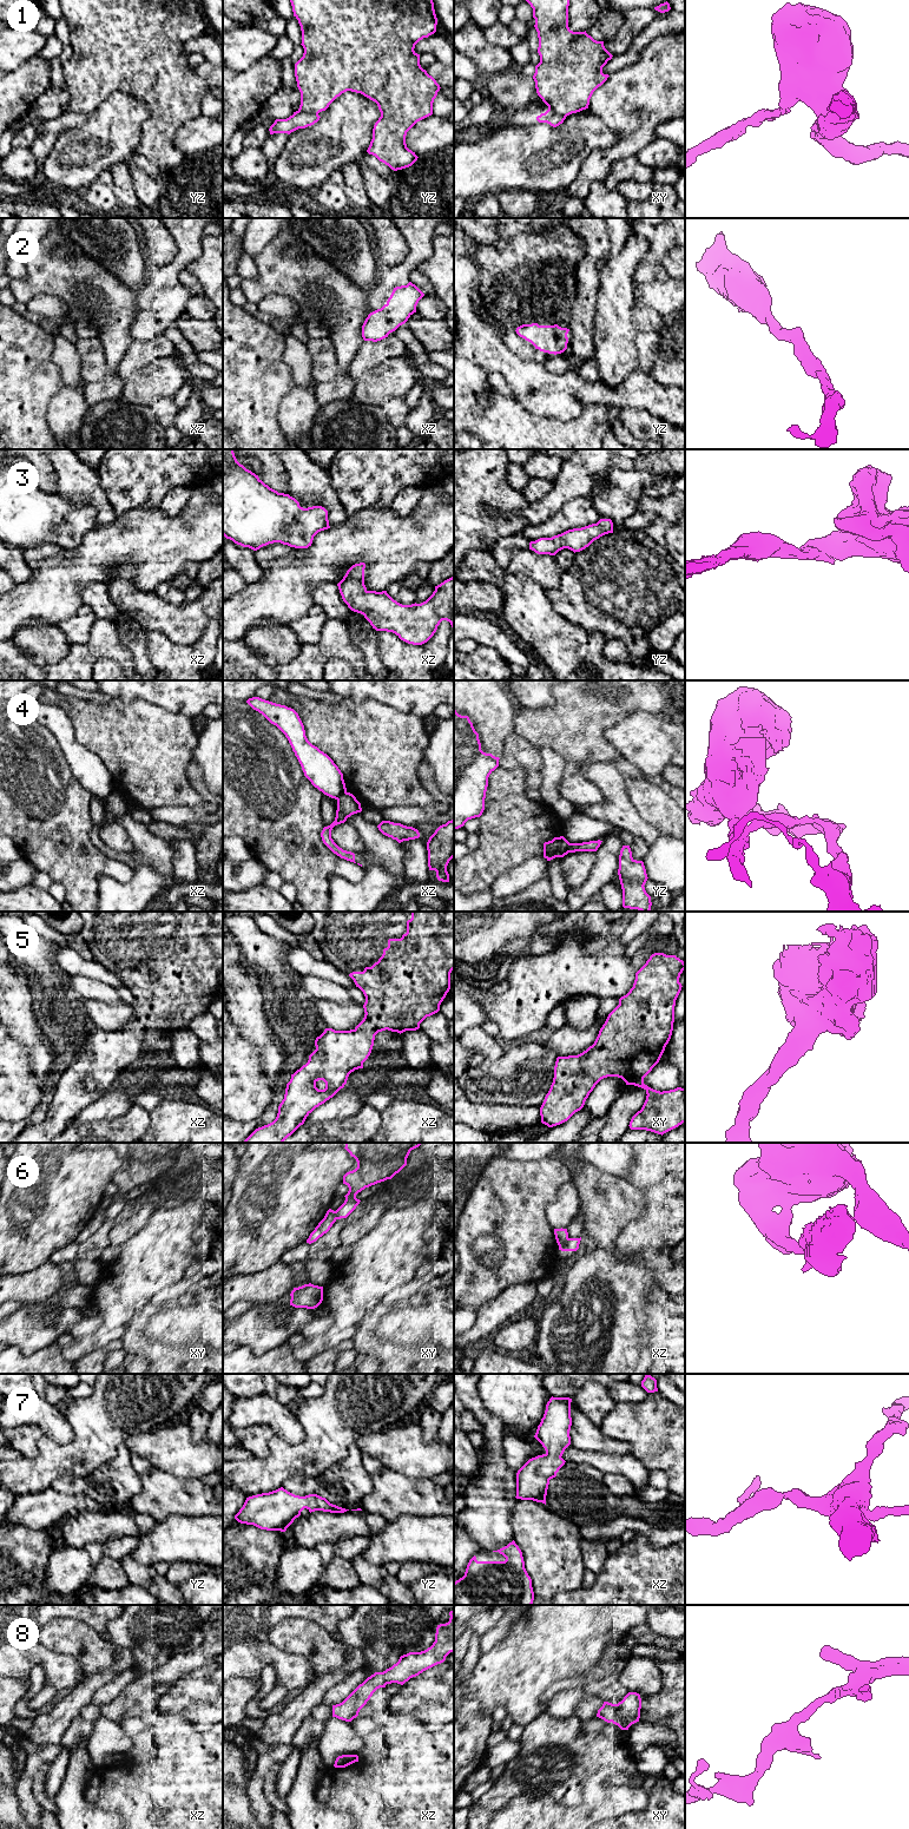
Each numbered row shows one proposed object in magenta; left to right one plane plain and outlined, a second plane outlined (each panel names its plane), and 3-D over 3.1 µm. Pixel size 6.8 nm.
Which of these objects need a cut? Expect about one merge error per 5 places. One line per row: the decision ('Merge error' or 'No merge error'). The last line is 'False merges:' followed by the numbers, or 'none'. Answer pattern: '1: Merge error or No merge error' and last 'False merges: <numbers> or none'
1: Merge error
2: No merge error
3: No merge error
4: Merge error
5: No merge error
6: Merge error
7: No merge error
8: No merge error
False merges: 1, 4, 6

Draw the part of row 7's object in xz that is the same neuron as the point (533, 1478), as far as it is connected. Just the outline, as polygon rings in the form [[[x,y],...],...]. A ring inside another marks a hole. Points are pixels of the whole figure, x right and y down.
[[[551,1397],[534,1437],[546,1453],[529,1459],[516,1473],[516,1499],[546,1505],[549,1480],[565,1465],[561,1458],[571,1445],[572,1426],[569,1397]]]

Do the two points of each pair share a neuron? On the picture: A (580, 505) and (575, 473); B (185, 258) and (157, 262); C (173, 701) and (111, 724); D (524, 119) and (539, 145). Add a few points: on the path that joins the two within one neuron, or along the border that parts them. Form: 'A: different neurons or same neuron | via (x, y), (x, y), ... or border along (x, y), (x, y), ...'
A: different neurons | border along (590, 495), (568, 499), (557, 513)
B: different neurons | border along (175, 256), (156, 270)
C: different neurons | border along (131, 702), (146, 702), (184, 716)
D: different neurons | border along (539, 123), (509, 125)

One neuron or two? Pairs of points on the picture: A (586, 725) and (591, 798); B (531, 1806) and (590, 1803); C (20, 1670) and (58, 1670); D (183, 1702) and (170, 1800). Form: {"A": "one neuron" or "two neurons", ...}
{"A": "one neuron", "B": "one neuron", "C": "one neuron", "D": "two neurons"}

